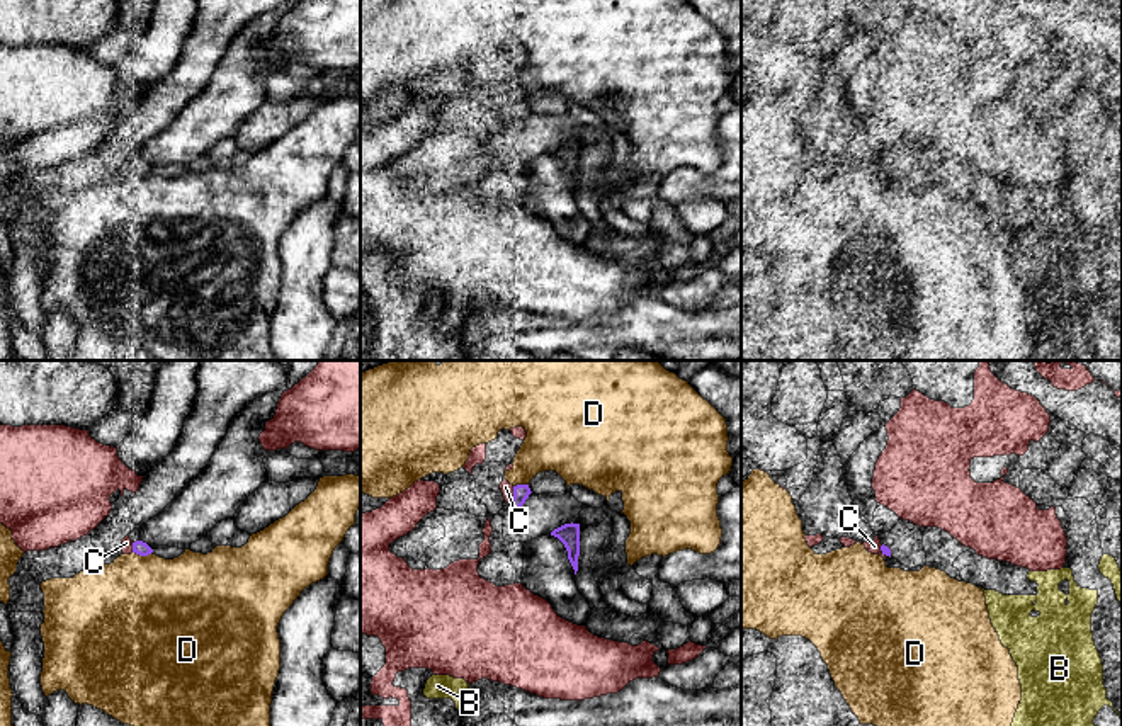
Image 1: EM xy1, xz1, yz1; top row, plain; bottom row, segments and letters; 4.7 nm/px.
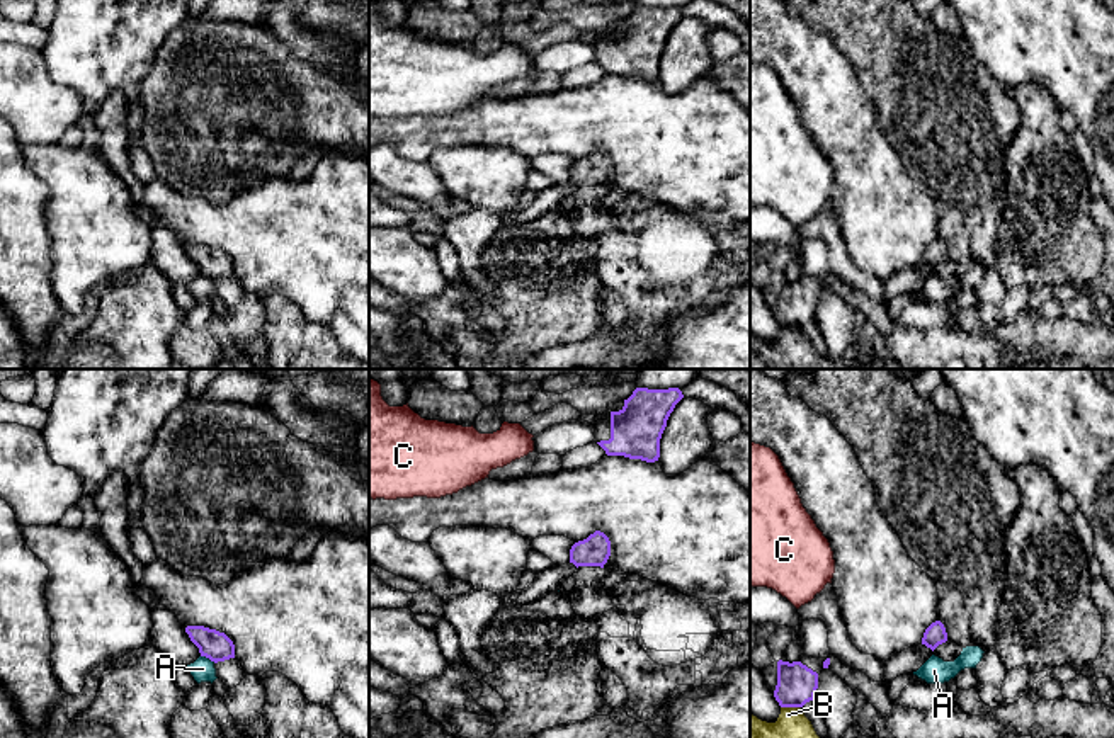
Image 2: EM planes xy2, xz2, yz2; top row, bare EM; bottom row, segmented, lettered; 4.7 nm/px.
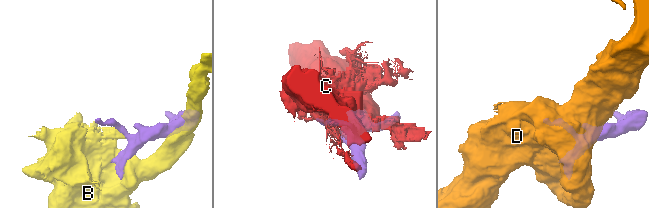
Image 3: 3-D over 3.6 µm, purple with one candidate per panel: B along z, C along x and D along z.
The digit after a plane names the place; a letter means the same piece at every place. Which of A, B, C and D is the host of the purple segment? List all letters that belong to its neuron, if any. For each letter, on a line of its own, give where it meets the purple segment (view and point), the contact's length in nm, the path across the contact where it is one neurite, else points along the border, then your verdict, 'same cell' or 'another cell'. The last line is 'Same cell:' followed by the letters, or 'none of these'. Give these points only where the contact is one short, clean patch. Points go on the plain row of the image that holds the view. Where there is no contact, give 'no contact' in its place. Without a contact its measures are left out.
A: xy2 (208, 276) | 80 nm | another cell
B: yz2 (791, 325) | 100 nm | another cell
C: xz1 (514, 114) | 80 nm | another cell
D: xy1 (143, 174) | 100 nm | another cell
Same cell: none of these

